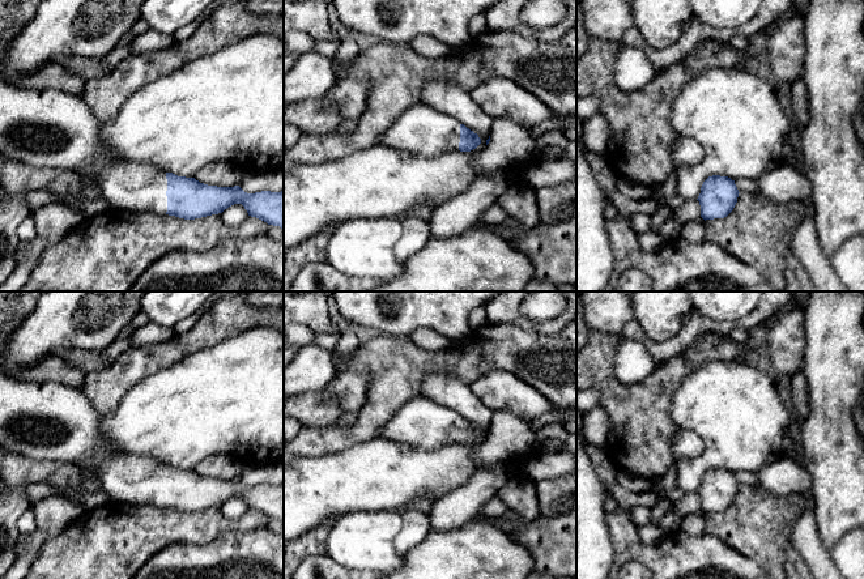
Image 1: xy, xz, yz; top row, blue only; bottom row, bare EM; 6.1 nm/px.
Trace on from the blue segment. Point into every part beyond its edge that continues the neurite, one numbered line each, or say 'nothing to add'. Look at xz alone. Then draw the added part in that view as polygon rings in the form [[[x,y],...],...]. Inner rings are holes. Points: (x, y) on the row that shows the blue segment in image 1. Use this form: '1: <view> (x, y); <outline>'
1: xz (422, 131); [[[424,103],[404,110],[379,142],[417,157],[438,157],[459,150],[460,122]]]

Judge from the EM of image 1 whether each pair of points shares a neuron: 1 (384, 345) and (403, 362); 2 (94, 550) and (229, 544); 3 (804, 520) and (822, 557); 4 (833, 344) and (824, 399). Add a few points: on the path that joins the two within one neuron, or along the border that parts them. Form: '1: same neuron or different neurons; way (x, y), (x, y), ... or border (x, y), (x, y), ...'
1: same neuron; way (388, 349), (399, 360)
2: different neurons; border (196, 544), (170, 543), (157, 550), (143, 565)
3: same neuron; way (805, 529), (805, 540), (813, 548)
4: same neuron; way (833, 357), (833, 386)

